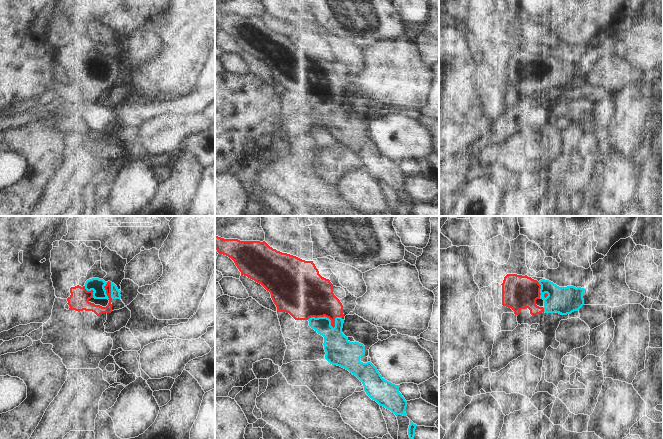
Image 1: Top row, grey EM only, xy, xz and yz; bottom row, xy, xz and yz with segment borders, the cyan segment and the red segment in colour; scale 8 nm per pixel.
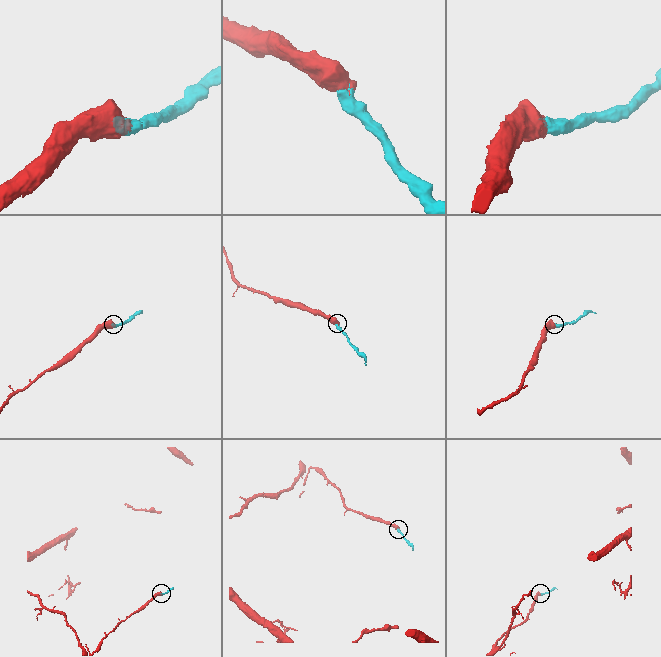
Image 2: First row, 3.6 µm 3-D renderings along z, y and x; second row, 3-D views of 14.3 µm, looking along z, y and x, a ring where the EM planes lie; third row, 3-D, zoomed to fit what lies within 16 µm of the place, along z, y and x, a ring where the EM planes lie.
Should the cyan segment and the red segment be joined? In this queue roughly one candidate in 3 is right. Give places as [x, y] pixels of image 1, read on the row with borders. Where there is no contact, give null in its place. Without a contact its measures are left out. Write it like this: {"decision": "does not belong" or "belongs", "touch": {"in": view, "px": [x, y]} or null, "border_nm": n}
{"decision": "belongs", "touch": {"in": "xz", "px": [329, 319]}, "border_nm": 280}

